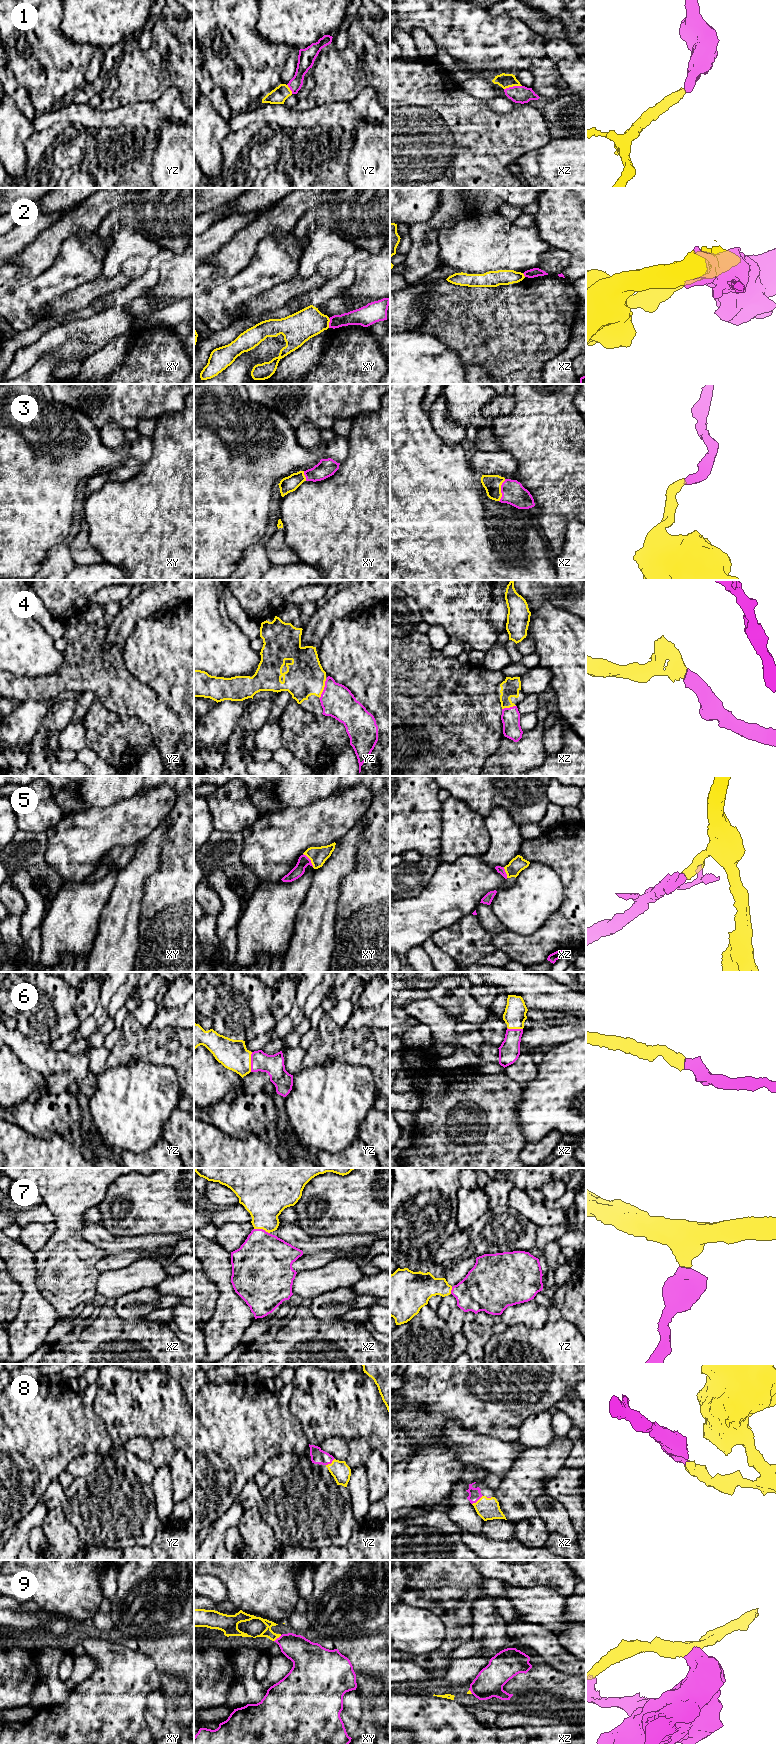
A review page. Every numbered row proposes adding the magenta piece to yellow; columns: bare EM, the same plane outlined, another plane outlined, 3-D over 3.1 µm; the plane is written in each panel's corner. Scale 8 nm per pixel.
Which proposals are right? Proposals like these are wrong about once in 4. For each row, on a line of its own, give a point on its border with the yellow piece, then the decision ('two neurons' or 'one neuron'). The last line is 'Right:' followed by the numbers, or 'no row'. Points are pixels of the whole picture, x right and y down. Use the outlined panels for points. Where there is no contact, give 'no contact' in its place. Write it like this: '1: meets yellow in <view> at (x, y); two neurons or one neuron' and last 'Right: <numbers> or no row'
1: meets yellow in xz at (512, 86); one neuron
2: meets yellow in xy at (328, 323); two neurons
3: meets yellow in xz at (500, 490); one neuron
4: meets yellow in yz at (323, 689); one neuron
5: meets yellow in xy at (310, 859); one neuron
6: meets yellow in yz at (250, 1062); one neuron
7: meets yellow in xz at (262, 1228); one neuron
8: meets yellow in xz at (478, 1500); one neuron
9: meets yellow in xy at (277, 1637); two neurons
Right: 1, 3, 4, 5, 6, 7, 8

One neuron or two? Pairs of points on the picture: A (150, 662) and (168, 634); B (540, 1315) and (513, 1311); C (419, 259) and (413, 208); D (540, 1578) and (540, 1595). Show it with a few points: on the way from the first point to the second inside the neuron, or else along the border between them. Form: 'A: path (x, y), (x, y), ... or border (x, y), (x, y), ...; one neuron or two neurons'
A: path (157, 655), (168, 644), (168, 641); one neuron
B: path (533, 1314), (520, 1313); one neuron
C: border (435, 210), (429, 219), (413, 223), (409, 226); two neurons
D: border (516, 1585), (524, 1587), (549, 1586), (553, 1589); two neurons

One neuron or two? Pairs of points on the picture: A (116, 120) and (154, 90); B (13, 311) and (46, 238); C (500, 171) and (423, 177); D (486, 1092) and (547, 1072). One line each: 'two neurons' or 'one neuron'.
A: two neurons
B: two neurons
C: one neuron
D: two neurons

